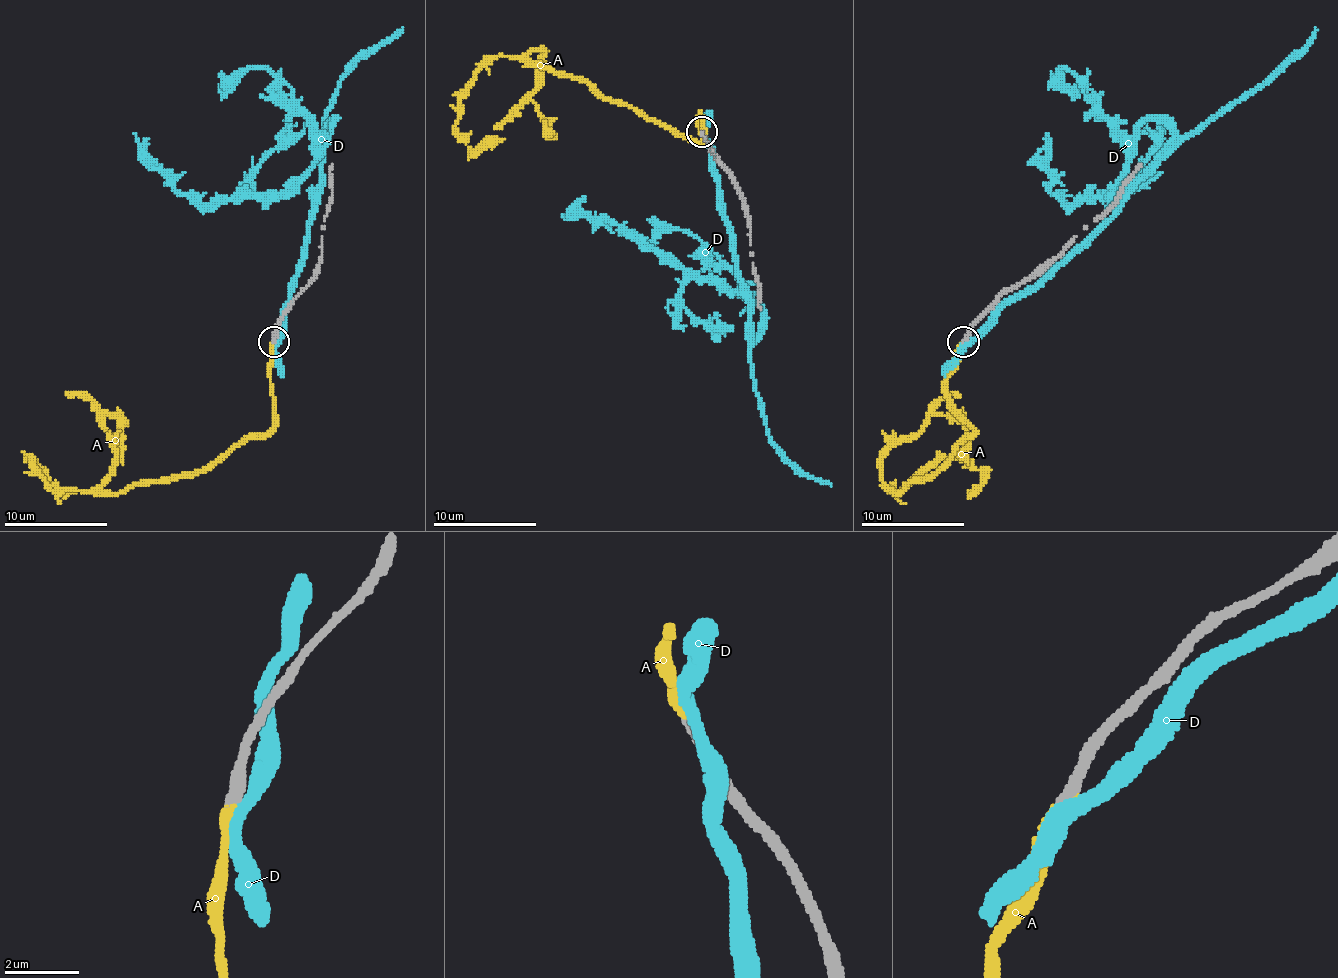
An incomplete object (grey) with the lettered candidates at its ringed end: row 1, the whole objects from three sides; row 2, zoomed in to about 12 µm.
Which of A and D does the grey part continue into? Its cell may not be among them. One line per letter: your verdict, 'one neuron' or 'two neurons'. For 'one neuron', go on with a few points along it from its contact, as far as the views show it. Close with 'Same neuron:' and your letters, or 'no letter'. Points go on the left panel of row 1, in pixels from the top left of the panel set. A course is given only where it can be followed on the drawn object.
A: one neuron; course (275, 340), (272, 425), (265, 433), (247, 436), (192, 472), (117, 493), (50, 490), (27, 459), (76, 493)
D: two neurons
Same neuron: A

